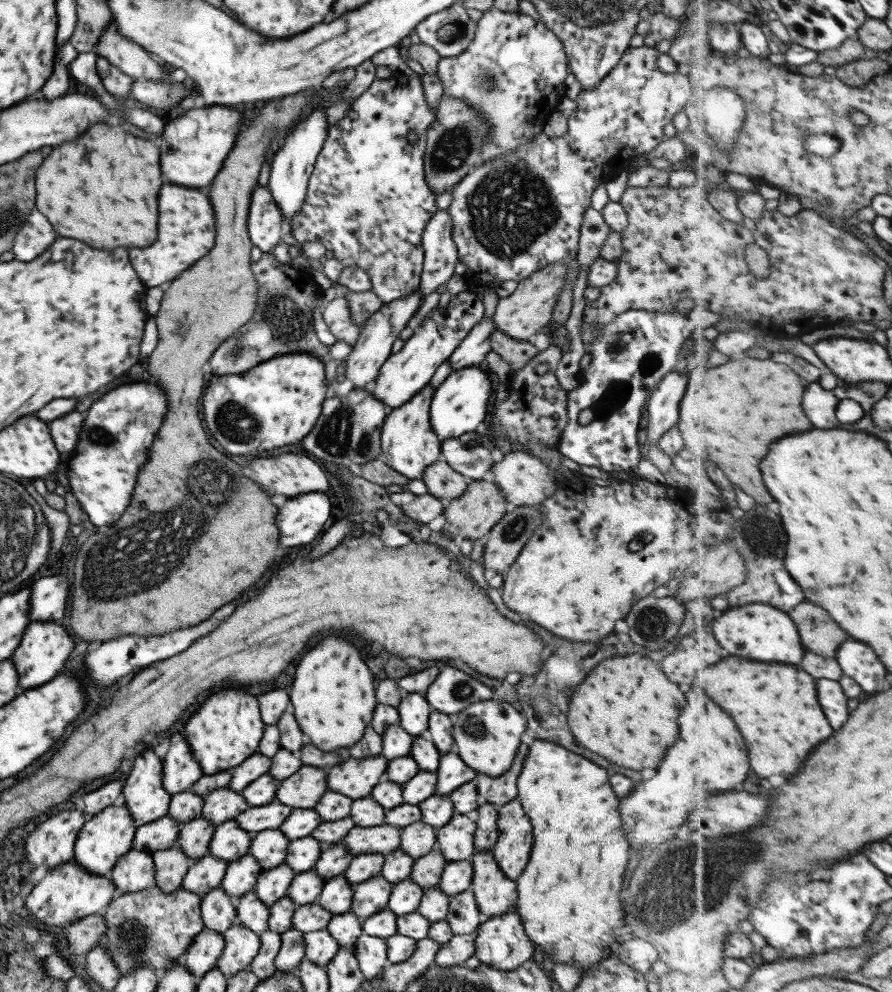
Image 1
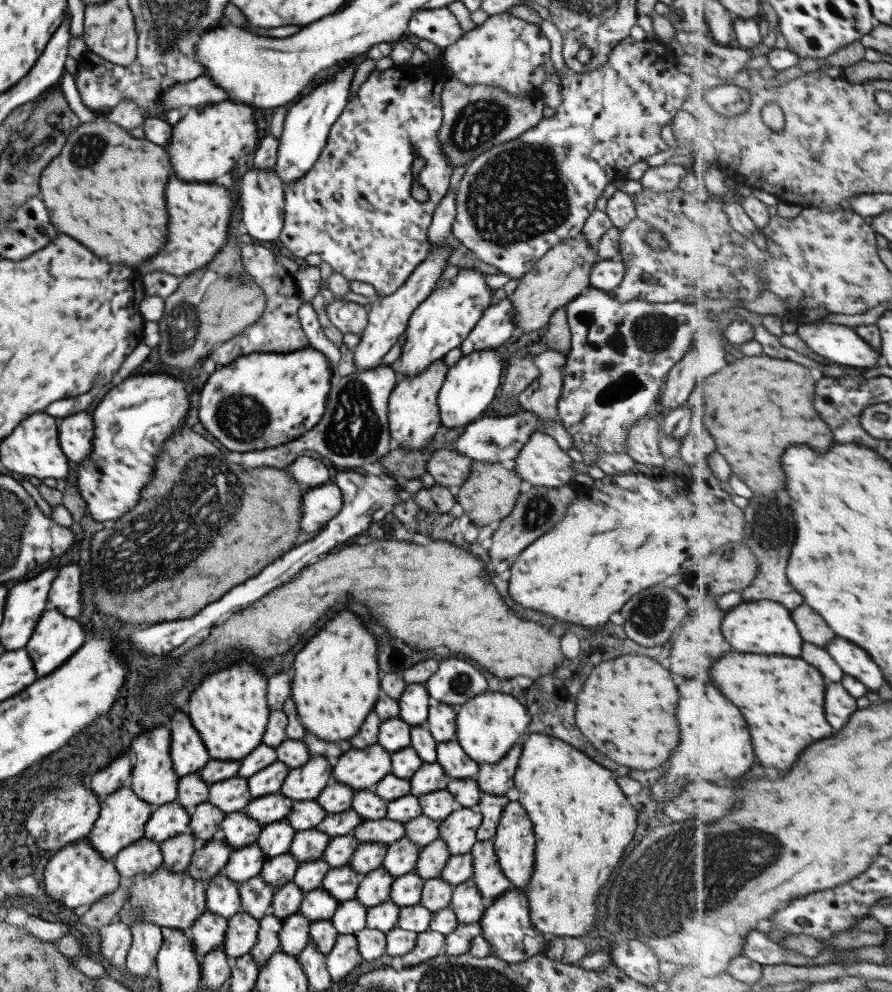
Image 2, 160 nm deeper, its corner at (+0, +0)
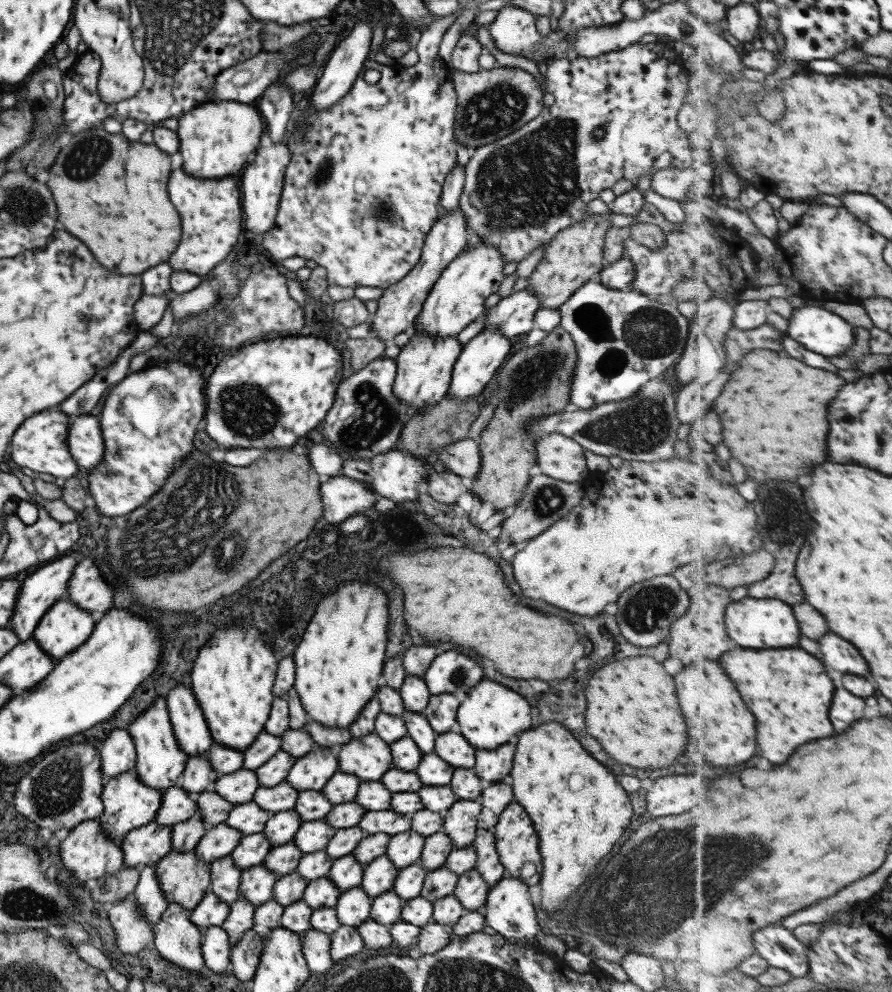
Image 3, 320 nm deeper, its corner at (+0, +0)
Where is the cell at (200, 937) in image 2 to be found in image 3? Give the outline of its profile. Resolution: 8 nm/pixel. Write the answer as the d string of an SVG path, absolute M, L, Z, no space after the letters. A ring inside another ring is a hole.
M211 890L205 891L200 901L189 911L189 922L201 930L209 926L219 926L225 922L228 904L220 901Z

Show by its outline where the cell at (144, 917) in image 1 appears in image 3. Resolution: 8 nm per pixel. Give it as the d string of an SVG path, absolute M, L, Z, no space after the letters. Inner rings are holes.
M171 850L153 866L167 903L179 903L189 912L209 890L210 864L201 862L193 851Z

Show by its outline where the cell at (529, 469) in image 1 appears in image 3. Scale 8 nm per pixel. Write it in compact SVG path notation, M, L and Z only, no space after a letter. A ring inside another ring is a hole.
M552 432L540 436L533 449L541 474L572 483L580 482L588 472L584 449L563 434Z

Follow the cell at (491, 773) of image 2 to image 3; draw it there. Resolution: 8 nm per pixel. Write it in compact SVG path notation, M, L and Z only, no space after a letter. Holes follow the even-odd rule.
M507 741L492 749L475 749L472 770L484 785L506 781L512 767L515 744Z

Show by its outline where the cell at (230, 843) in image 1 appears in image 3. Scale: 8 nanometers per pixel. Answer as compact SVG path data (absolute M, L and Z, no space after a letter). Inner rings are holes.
M250 801L233 806L233 809L229 810L225 824L243 835L253 834L264 830L265 822L270 816L271 814Z

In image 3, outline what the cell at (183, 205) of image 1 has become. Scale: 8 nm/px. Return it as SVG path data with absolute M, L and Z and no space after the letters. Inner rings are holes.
M181 168L173 170L167 182L167 194L181 218L181 242L169 258L173 270L185 270L199 277L217 266L241 240L241 203L237 182L232 176L201 180L187 176Z

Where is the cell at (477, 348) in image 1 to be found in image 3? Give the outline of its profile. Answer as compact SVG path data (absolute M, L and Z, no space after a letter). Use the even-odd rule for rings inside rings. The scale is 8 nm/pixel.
M529 290L512 291L485 314L483 328L499 330L503 338L525 336L533 328L534 312L539 308L538 298Z

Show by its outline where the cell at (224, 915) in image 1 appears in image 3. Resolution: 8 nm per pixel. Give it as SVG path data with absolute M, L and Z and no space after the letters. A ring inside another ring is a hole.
M223 856L210 864L209 890L228 906L238 897L240 870L233 866L230 856Z

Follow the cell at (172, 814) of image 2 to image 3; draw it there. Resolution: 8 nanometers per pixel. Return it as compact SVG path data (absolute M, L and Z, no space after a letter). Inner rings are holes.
M177 786L167 787L161 796L159 811L155 814L154 822L159 826L173 826L185 822L197 814L197 804L189 800L185 790Z

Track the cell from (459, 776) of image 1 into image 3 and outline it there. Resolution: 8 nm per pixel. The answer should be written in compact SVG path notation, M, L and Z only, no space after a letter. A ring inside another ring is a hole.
M444 732L434 738L434 753L453 768L471 769L474 750L461 733Z

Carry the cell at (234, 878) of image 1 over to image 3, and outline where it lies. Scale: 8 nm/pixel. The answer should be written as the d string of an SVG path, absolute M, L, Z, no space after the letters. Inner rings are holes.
M262 832L242 835L239 844L231 852L231 862L239 870L262 865L267 852L270 850L269 842Z

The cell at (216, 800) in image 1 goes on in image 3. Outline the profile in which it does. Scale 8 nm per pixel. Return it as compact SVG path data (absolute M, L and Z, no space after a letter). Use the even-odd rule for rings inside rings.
M241 767L235 772L218 775L210 789L219 794L225 802L231 802L235 806L252 801L257 787L259 784L255 771Z

